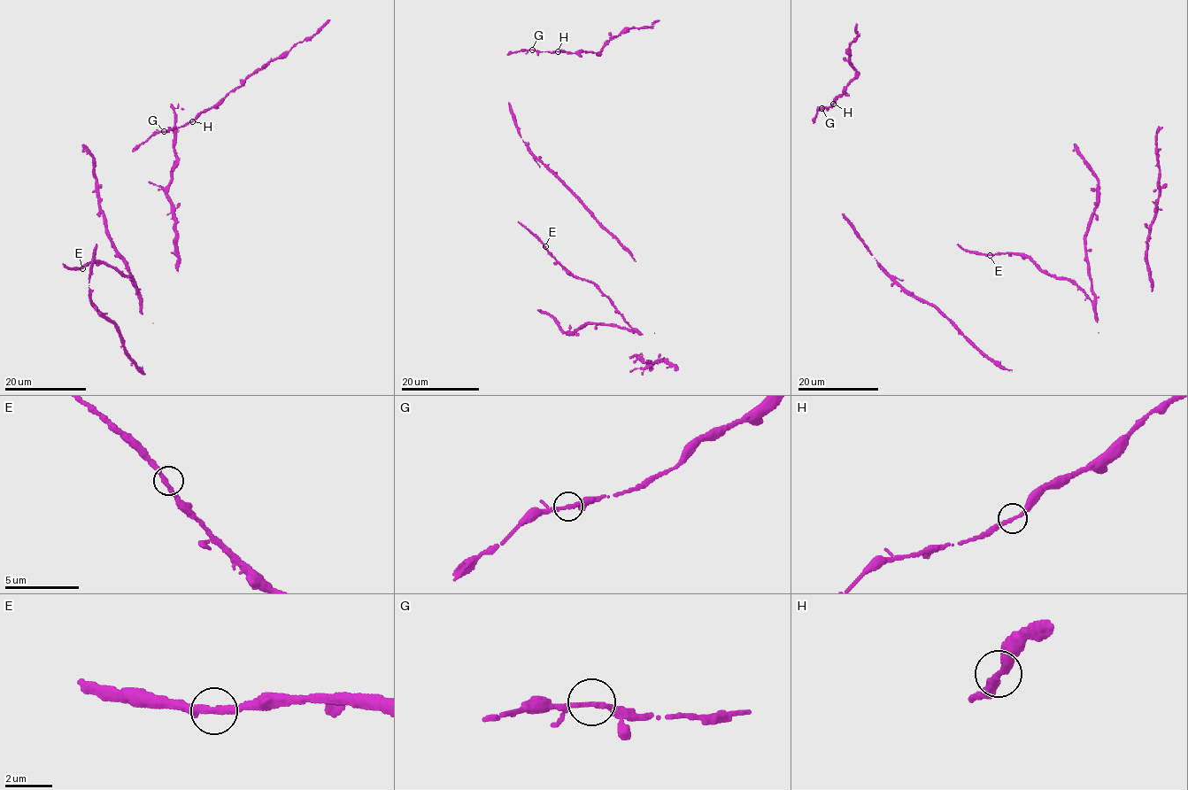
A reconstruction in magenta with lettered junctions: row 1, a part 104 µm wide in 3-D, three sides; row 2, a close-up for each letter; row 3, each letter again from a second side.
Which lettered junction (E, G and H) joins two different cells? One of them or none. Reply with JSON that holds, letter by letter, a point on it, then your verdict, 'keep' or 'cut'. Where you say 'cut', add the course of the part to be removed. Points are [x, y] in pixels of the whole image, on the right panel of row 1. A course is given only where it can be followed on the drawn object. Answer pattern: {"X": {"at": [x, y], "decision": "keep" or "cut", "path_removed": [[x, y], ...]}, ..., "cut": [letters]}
{"E": {"at": [990, 255], "decision": "keep"}, "G": {"at": [821, 108], "decision": "keep"}, "H": {"at": [833, 104], "decision": "keep"}, "cut": []}

